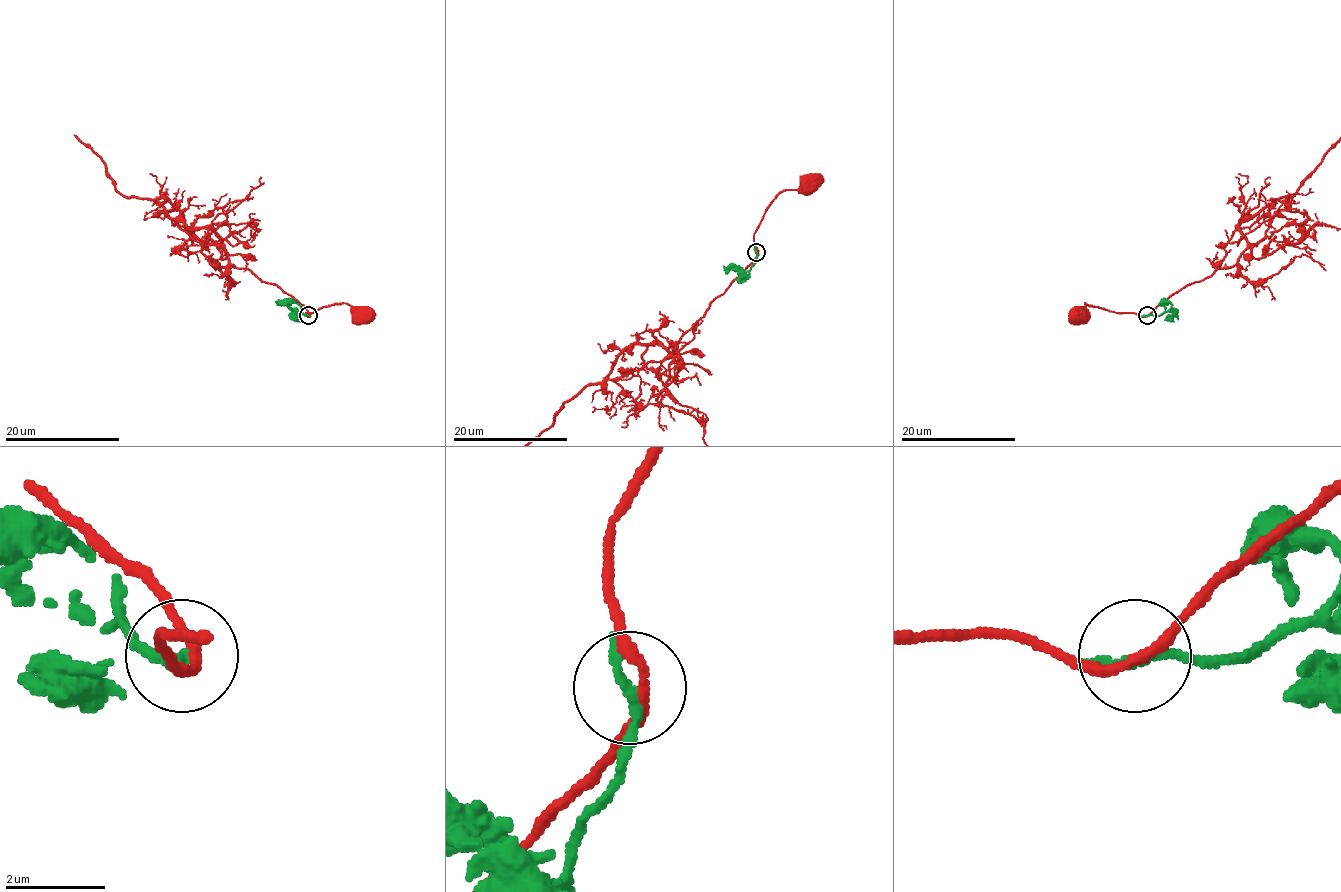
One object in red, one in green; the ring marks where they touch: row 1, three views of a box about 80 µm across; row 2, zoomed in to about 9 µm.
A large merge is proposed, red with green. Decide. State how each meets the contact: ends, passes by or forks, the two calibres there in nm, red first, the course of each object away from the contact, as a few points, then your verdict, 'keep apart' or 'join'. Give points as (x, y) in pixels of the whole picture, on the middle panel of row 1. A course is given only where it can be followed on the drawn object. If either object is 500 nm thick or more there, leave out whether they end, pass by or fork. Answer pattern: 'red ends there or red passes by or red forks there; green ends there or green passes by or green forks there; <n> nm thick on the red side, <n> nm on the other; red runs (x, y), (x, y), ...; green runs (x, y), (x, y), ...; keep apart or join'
red passes by; green ends there; 200 nm thick on the red side, 240 nm on the other; red runs (756, 253), (753, 232), (766, 207), (786, 190), (805, 190), (809, 184); green runs (756, 253), (748, 275), (723, 265); keep apart

